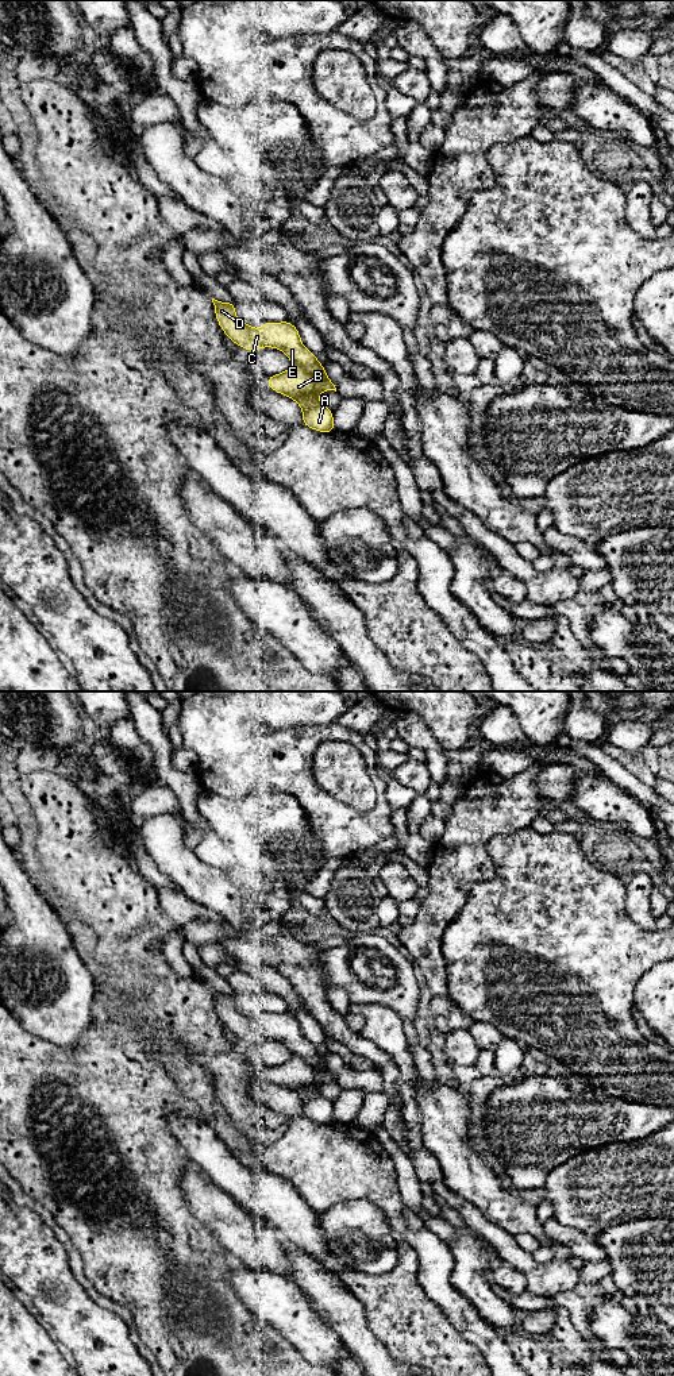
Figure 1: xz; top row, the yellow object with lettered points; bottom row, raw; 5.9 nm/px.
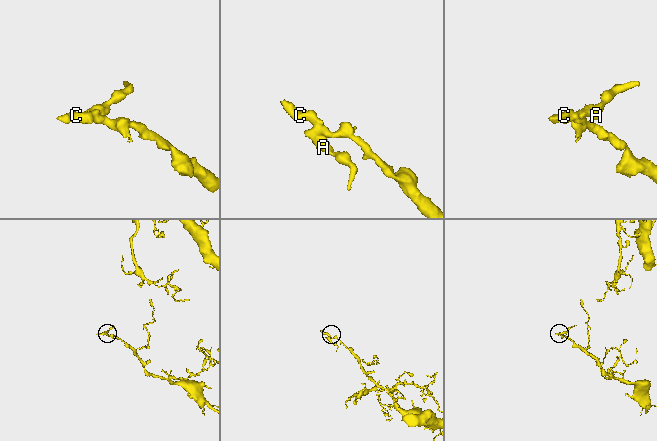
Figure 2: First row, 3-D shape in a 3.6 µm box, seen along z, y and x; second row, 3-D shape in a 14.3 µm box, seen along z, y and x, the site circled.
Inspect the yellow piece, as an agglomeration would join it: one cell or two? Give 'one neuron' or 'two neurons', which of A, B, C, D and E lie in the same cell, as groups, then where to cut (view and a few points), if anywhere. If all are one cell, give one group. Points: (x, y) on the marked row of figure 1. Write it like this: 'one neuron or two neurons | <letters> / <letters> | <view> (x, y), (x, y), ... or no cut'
one neuron | A B C D E | no cut

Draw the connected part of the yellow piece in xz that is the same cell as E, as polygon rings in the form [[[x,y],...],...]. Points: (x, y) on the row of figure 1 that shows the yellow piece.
[[[212,298],[216,320],[226,336],[243,350],[257,351],[263,347],[281,350],[293,366],[284,373],[269,375],[266,385],[292,400],[303,411],[303,425],[317,432],[334,432],[332,409],[323,405],[317,396],[336,388],[328,378],[317,355],[304,347],[299,329],[289,321],[263,321],[261,329],[242,323],[235,313],[235,302],[222,302]]]

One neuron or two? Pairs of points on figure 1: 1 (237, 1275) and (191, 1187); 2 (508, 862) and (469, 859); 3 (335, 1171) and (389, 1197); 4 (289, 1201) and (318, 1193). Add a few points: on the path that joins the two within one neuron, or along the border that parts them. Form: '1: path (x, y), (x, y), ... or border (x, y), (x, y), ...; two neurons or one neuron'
1: border (234, 1260), (266, 1271); two neurons
2: border (509, 833), (486, 843), (495, 875), (473, 886); two neurons
3: path (349, 1171), (364, 1171), (376, 1183); one neuron
4: border (278, 1176), (284, 1178), (318, 1214); two neurons

